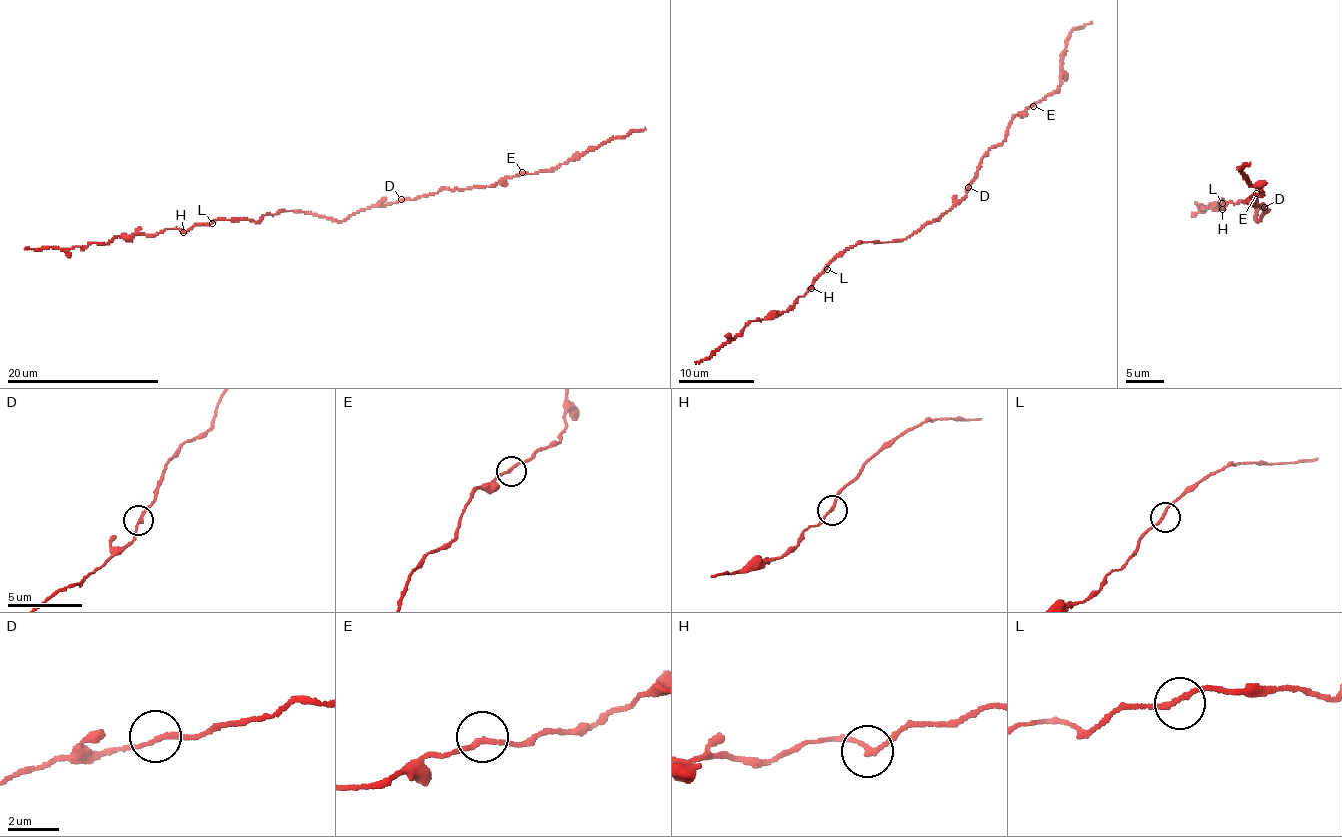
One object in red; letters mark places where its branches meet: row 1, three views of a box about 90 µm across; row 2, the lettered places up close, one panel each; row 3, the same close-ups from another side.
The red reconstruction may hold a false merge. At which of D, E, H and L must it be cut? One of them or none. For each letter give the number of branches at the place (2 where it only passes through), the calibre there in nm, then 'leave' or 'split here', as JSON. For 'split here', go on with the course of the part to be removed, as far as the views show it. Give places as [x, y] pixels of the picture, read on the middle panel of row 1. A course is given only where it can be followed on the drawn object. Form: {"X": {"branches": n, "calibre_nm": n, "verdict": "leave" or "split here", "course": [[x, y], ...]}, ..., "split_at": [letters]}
{"D": {"branches": 2, "calibre_nm": 180, "verdict": "leave"}, "E": {"branches": 2, "calibre_nm": 180, "verdict": "leave"}, "H": {"branches": 2, "calibre_nm": 170, "verdict": "leave"}, "L": {"branches": 2, "calibre_nm": 180, "verdict": "leave"}, "split_at": []}

